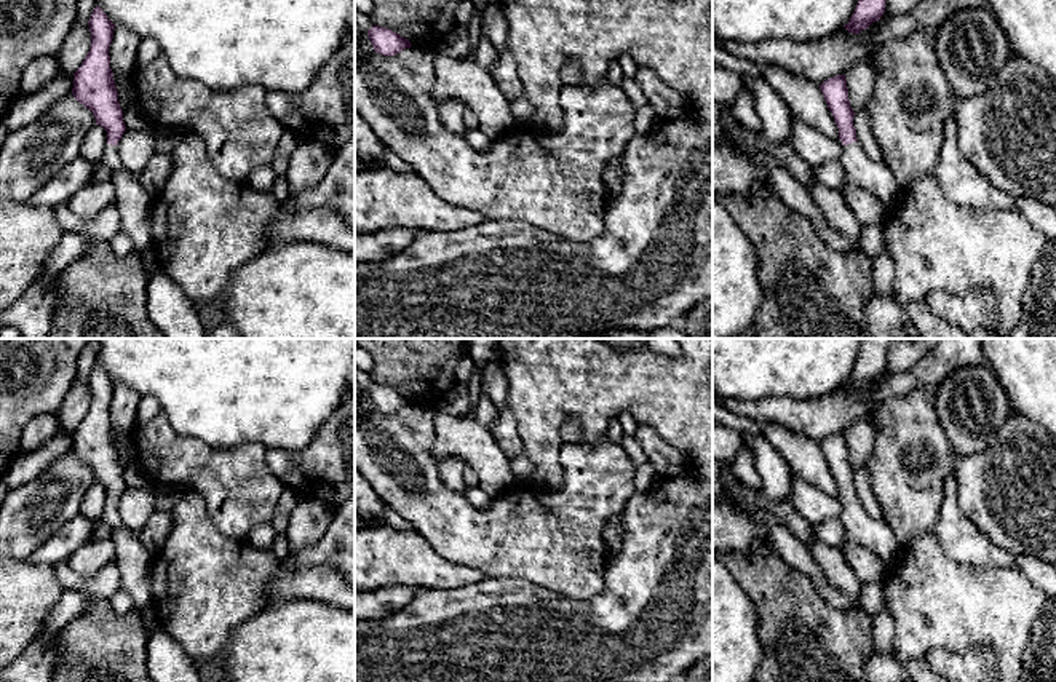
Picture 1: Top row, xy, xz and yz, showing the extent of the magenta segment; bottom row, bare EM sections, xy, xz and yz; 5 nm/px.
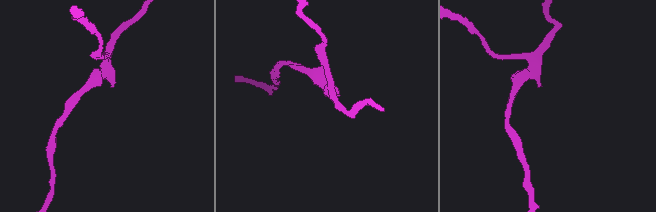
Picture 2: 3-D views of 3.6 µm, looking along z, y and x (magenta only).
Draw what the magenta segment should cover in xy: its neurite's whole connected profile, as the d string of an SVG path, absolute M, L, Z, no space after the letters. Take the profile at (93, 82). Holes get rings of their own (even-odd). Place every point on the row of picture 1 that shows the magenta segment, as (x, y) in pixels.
M96 6L88 21L91 46L73 73L73 97L89 109L96 125L107 131L107 145L101 165L110 169L115 185L121 228L129 235L134 251L142 252L152 244L152 208L155 196L149 195L120 160L118 142L126 131L118 91L110 69L110 43L115 24Z

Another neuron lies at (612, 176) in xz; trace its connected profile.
M620 158L609 165L604 172L604 180L609 187L609 204L613 204L621 185L621 163Z

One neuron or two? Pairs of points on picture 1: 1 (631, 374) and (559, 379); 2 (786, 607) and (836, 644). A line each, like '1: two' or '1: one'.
1: one
2: one

